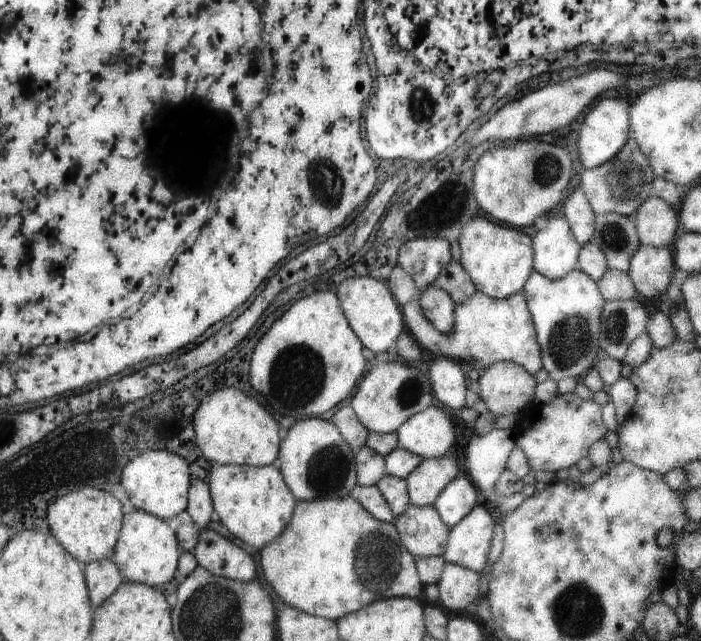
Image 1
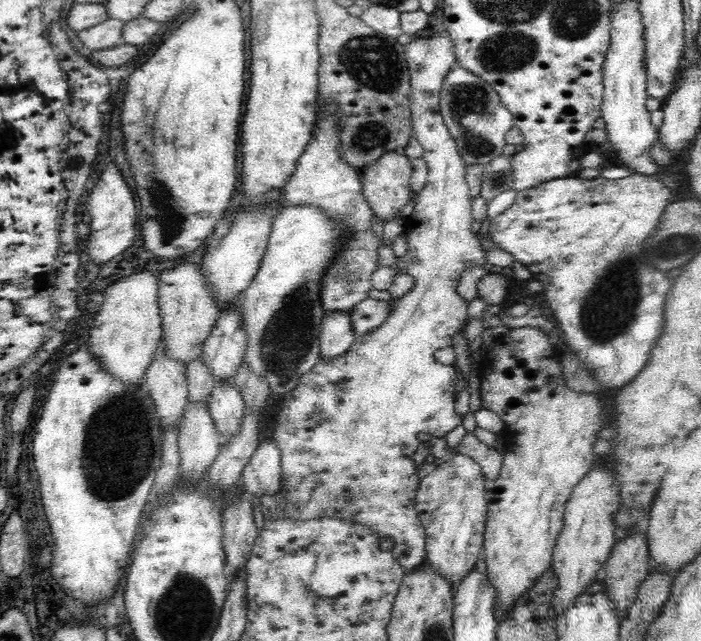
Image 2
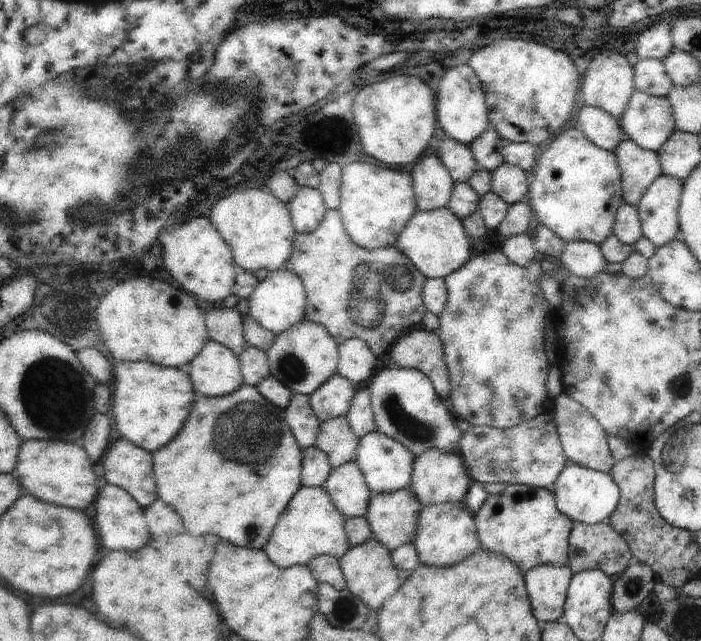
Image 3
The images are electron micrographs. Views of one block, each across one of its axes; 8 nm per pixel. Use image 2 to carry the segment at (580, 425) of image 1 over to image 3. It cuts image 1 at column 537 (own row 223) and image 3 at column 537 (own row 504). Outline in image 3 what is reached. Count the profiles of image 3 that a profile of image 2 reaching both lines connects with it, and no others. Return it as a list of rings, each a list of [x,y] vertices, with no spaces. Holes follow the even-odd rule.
[[[501,250],[473,255],[468,263],[443,278],[448,288],[448,302],[437,316],[438,328],[433,331],[443,342],[452,380],[447,399],[458,418],[470,425],[505,429],[544,413],[544,400],[548,398],[546,376],[550,368],[544,350],[544,322],[548,308],[552,307],[546,304],[538,288],[538,278],[540,264],[528,267],[514,264]]]

